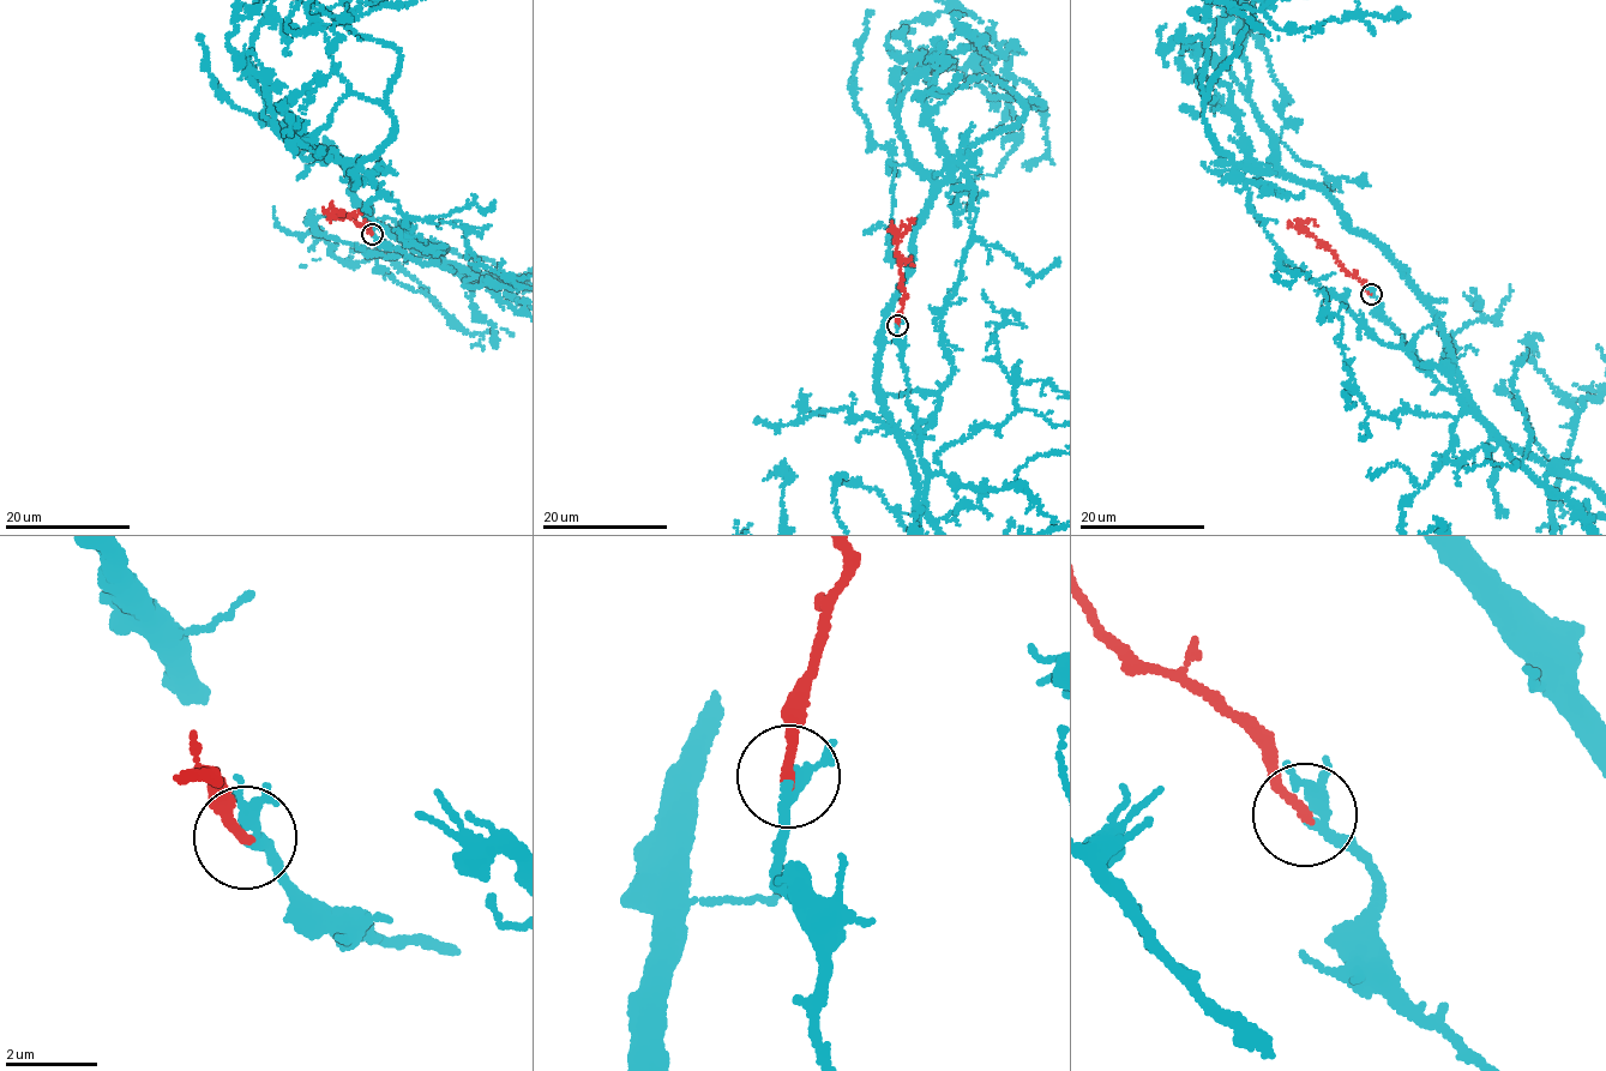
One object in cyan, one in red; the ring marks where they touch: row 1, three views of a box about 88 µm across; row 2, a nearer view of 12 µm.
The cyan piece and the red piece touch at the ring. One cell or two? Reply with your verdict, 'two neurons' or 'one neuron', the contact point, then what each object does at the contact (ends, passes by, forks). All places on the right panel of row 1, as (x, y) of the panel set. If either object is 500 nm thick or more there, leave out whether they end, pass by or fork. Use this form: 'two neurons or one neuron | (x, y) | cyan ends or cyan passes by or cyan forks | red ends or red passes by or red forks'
one neuron | (1371, 294) | cyan passes by | red ends

